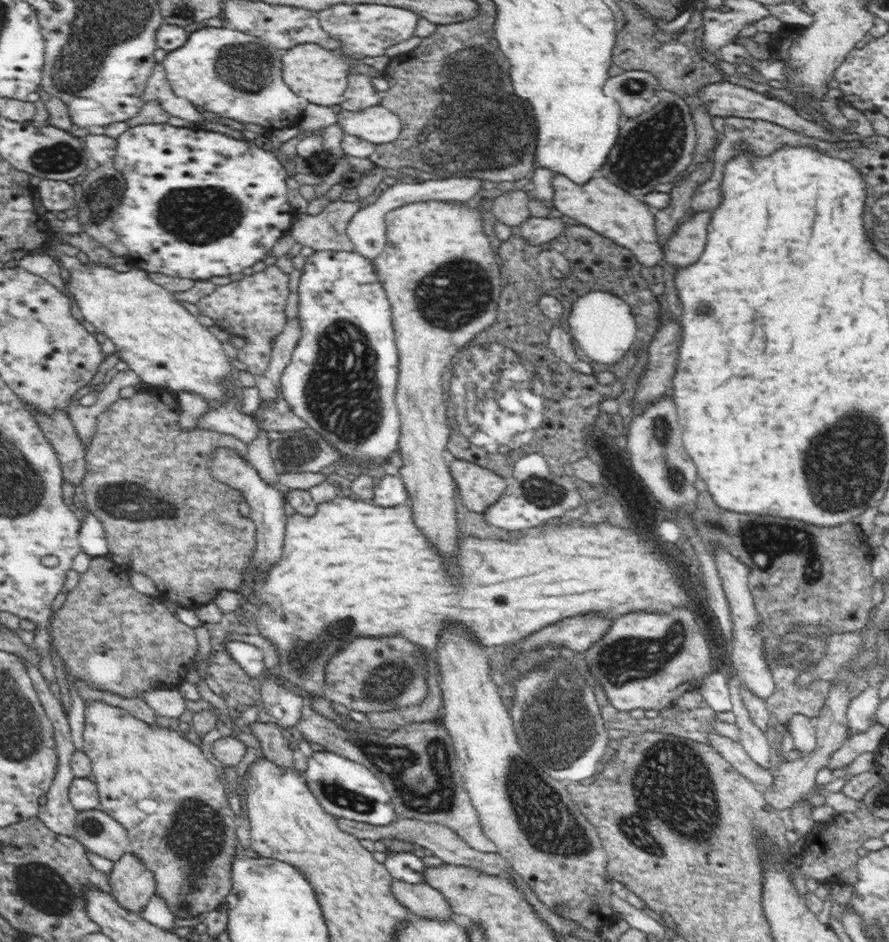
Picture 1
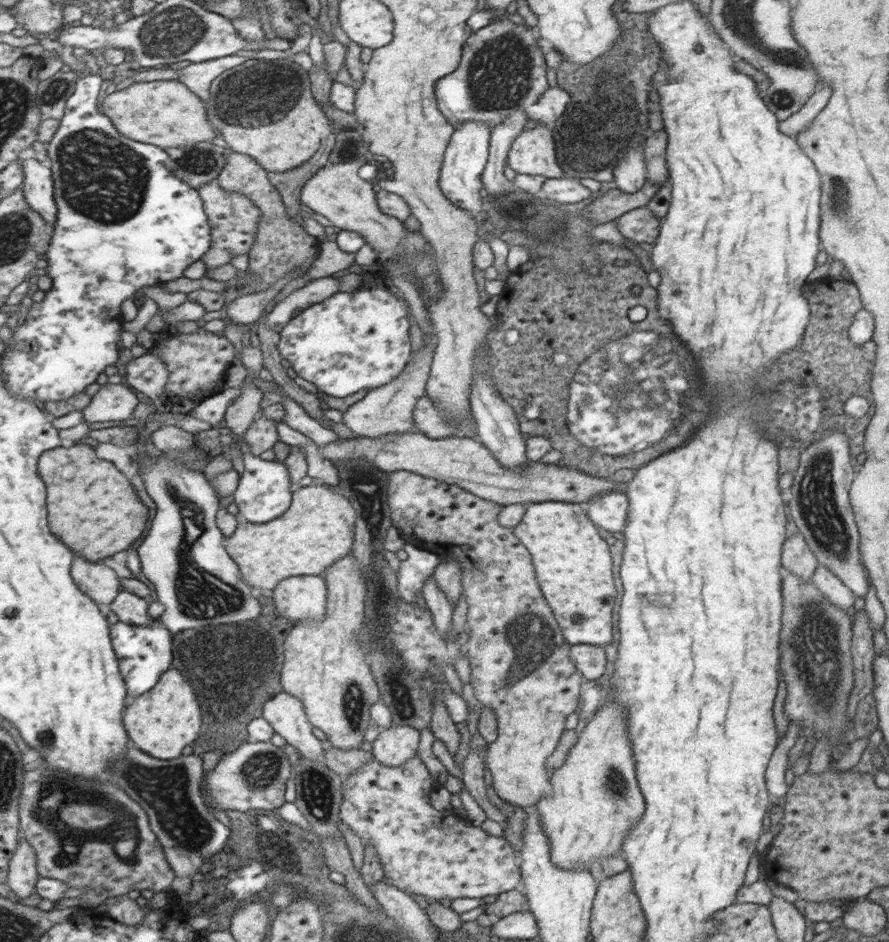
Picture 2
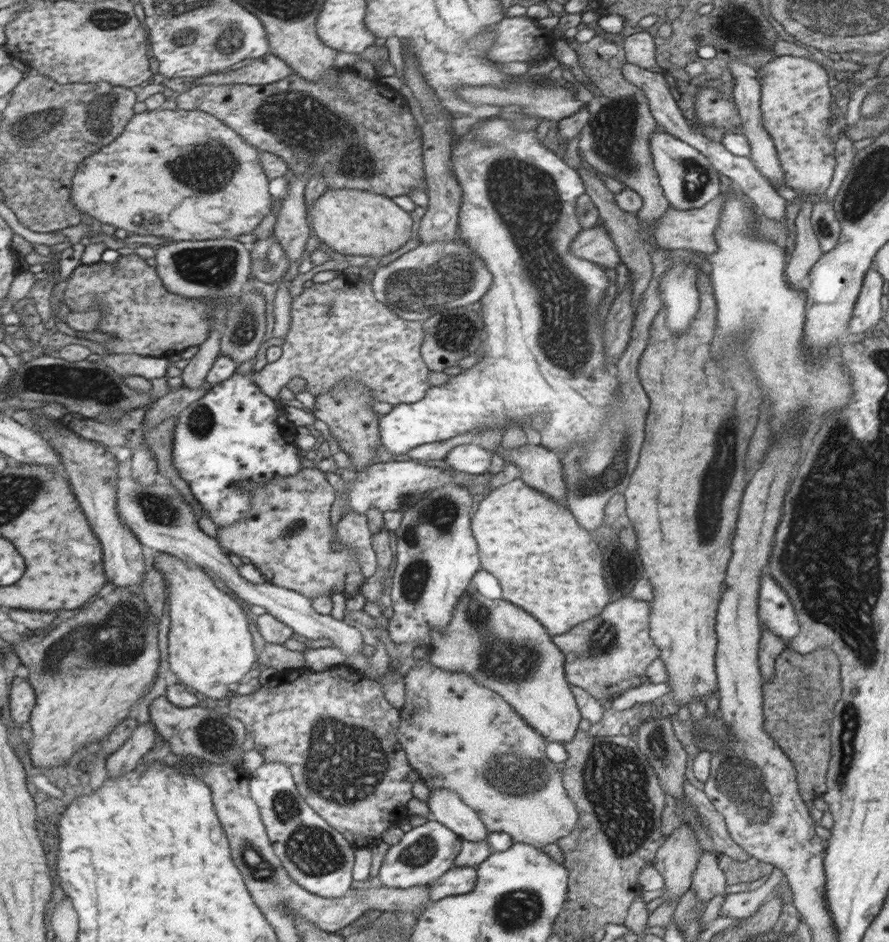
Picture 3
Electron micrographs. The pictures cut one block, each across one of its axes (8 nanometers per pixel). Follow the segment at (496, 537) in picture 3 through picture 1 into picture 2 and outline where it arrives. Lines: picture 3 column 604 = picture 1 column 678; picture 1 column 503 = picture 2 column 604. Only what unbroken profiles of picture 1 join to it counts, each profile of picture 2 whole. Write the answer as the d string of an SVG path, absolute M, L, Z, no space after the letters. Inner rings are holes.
M537 502L527 504L526 512L519 524L513 527L514 534L528 552L532 552L532 562L536 568L536 578L542 588L548 606L554 612L555 619L560 624L561 633L570 645L605 646L612 642L614 628L612 627L612 612L616 602L616 586L612 574L612 558L606 540L596 532L596 525L588 517L586 507L581 503L570 502Z

